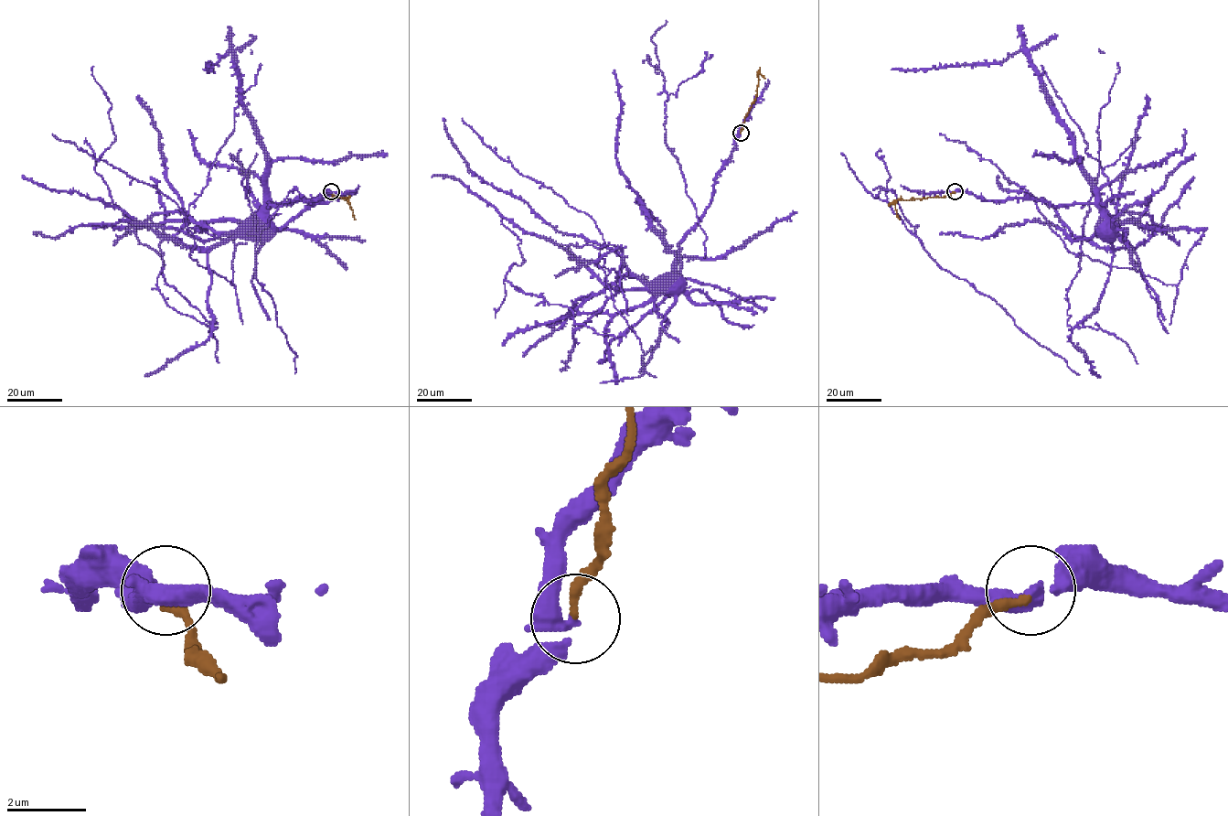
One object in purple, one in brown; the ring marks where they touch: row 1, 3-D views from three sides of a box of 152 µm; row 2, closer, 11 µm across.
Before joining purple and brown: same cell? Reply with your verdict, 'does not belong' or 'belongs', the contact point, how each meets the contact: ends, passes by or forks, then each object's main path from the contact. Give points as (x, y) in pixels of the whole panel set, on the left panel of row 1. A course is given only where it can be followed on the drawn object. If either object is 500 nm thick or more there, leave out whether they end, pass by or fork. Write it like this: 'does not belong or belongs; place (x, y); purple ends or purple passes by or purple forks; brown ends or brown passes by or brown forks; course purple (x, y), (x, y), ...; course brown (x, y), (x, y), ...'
does not belong; place (331, 191); purple passes by; brown ends; course purple (331, 191), (325, 191), (315, 199), (301, 198), (276, 206), (271, 204), (248, 224), (251, 229); course brown (331, 192), (335, 198), (348, 199), (355, 219)

